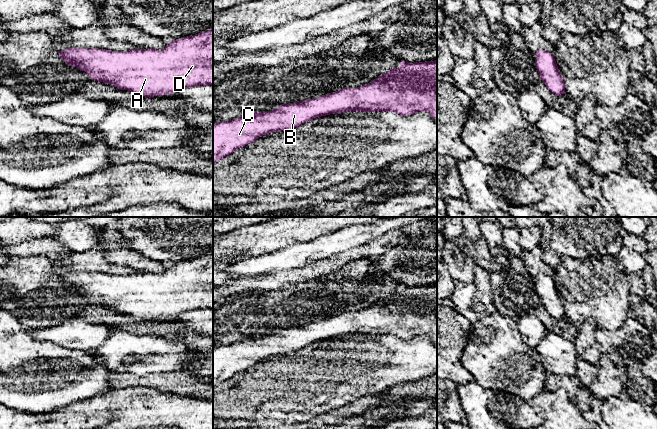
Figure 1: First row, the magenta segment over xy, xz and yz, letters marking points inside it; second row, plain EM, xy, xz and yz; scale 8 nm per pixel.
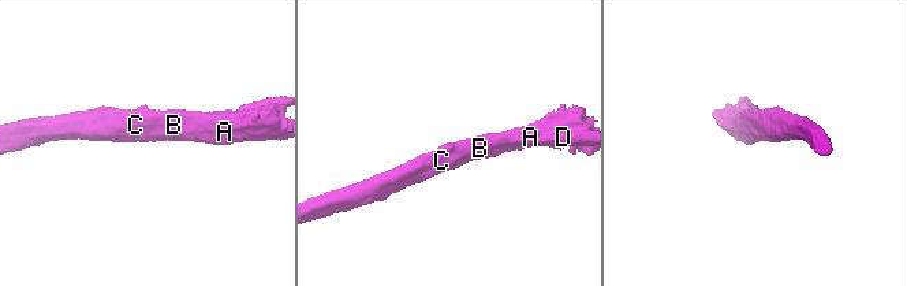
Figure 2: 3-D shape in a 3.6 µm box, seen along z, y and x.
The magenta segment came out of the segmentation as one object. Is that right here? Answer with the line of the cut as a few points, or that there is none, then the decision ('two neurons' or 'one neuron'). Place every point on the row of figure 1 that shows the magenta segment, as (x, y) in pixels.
cut none; one neuron

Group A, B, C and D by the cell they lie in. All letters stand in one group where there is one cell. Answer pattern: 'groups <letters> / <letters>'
groups A B C D

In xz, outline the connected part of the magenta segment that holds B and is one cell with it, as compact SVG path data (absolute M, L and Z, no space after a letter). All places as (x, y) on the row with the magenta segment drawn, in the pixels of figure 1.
M401 60L399 67L390 68L359 87L345 87L317 98L281 104L270 111L249 111L236 119L214 123L213 163L262 135L298 127L316 117L350 110L394 111L400 115L427 111L434 118L437 115L437 60L414 63Z

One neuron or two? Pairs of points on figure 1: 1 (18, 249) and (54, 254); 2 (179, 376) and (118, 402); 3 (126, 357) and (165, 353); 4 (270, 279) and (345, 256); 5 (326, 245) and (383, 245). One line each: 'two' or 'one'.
1: one
2: two
3: one
4: one
5: two

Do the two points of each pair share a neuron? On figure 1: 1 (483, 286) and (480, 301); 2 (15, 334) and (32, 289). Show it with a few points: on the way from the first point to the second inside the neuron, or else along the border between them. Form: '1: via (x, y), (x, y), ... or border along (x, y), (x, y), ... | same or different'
1: via (483, 290), (483, 297) | same
2: border along (10, 313), (24, 328), (30, 330) | different

